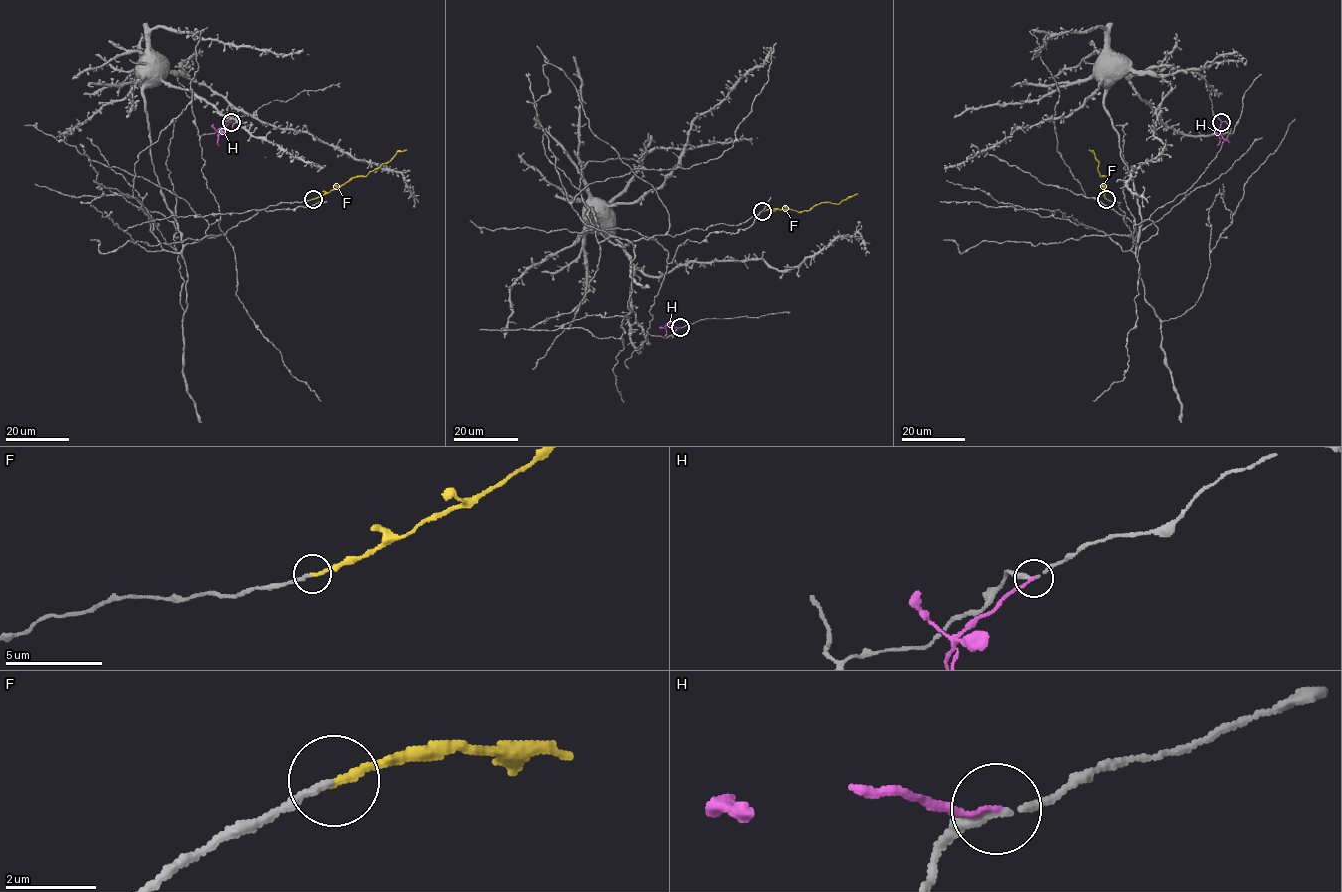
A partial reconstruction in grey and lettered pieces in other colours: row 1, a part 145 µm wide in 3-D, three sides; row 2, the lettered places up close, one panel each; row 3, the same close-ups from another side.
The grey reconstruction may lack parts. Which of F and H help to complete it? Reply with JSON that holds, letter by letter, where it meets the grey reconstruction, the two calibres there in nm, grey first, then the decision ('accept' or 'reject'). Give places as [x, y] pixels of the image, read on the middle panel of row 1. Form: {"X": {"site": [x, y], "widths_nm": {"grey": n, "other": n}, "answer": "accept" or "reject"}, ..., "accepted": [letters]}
{"F": {"site": [762, 211], "widths_nm": {"grey": 170, "other": 180}, "answer": "accept"}, "H": {"site": [680, 327], "widths_nm": {"grey": 200, "other": 120}, "answer": "reject"}, "accepted": ["F"]}

